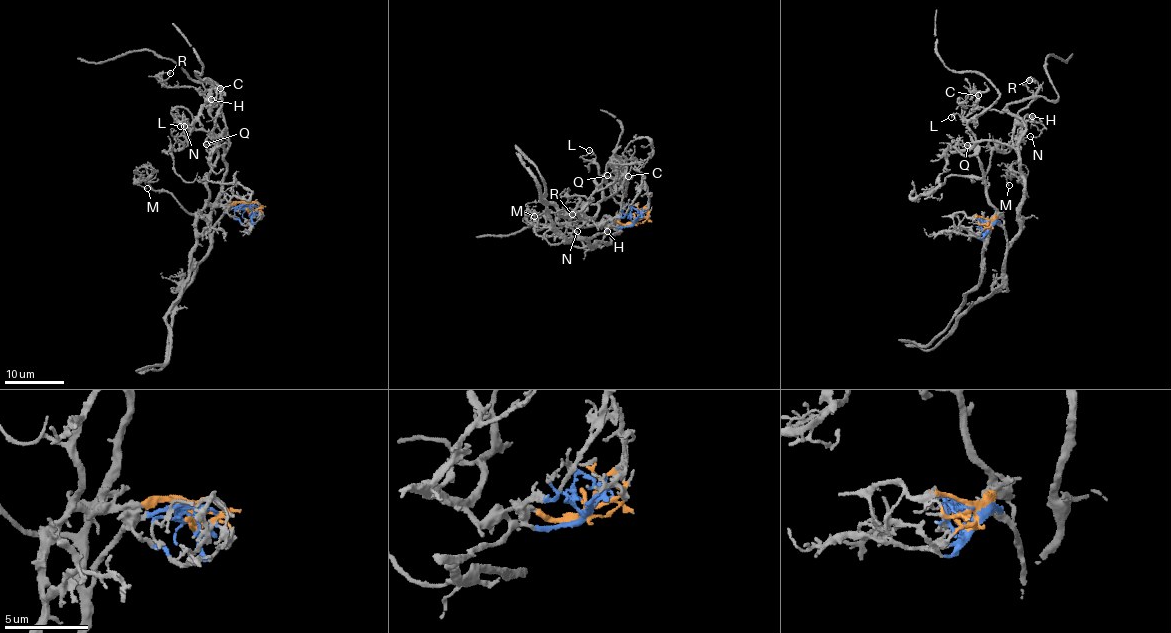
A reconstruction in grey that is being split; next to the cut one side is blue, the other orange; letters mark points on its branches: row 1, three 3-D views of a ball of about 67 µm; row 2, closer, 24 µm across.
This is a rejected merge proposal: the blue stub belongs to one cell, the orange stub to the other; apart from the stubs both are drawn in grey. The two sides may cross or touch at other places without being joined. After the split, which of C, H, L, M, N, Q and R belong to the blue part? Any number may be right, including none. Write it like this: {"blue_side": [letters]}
{"blue_side": ["H", "L", "M", "N", "Q", "R"]}

